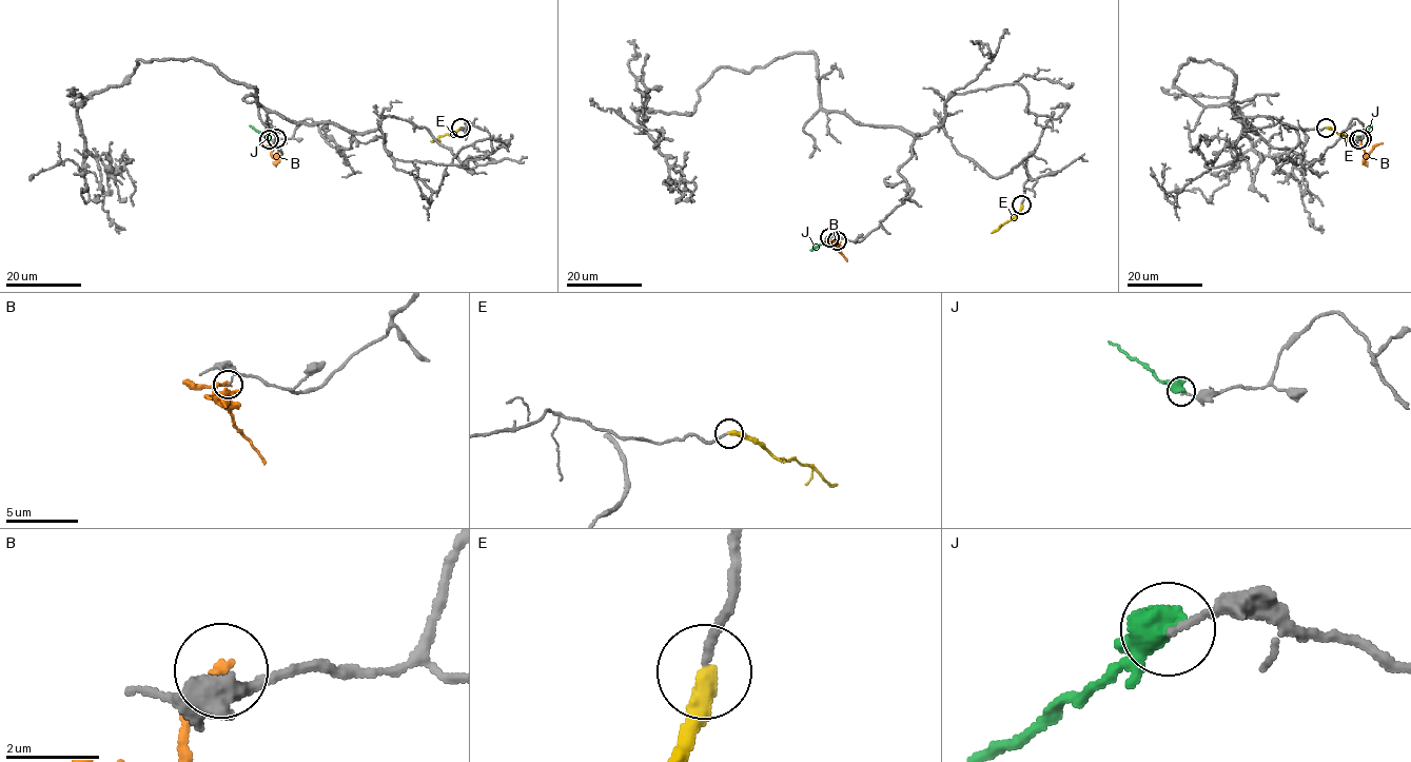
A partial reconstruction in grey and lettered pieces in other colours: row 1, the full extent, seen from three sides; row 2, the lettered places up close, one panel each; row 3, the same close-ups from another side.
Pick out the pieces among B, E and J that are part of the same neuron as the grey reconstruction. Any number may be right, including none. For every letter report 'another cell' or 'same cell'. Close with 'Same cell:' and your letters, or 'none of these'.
B: another cell
E: same cell
J: another cell
Same cell: E

